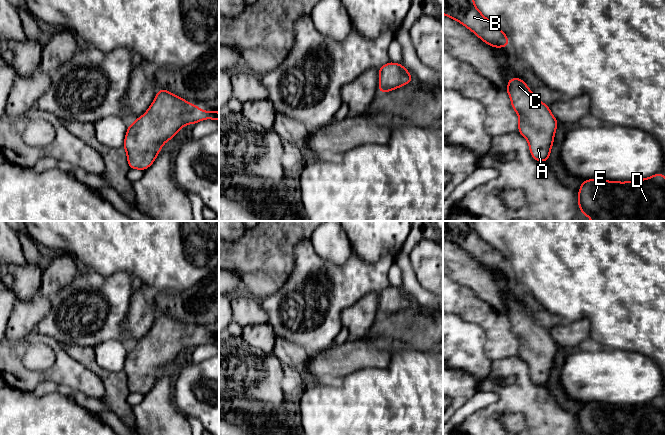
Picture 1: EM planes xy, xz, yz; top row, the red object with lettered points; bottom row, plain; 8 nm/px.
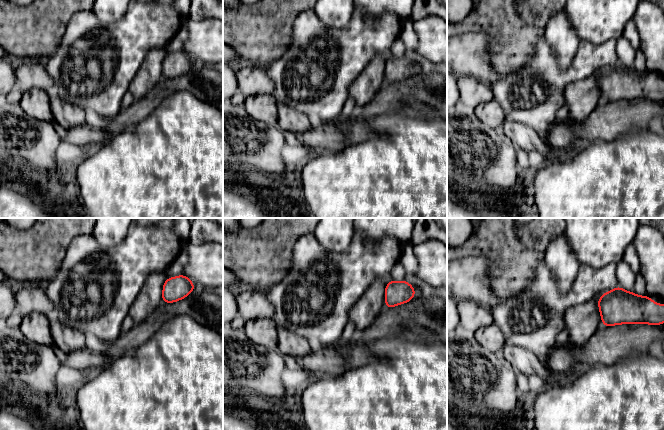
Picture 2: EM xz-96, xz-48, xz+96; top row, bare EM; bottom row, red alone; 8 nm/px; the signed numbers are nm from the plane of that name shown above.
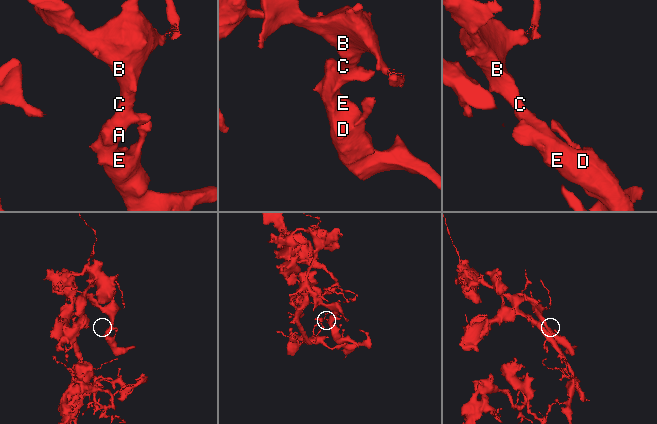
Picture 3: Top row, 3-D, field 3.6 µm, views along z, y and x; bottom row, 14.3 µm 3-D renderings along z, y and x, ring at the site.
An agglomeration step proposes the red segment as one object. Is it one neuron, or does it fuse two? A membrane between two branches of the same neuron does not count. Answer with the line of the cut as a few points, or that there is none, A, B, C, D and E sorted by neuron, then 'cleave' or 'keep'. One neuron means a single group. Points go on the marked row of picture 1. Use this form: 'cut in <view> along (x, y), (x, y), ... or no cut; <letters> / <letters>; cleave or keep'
no cut; A B C D E; keep

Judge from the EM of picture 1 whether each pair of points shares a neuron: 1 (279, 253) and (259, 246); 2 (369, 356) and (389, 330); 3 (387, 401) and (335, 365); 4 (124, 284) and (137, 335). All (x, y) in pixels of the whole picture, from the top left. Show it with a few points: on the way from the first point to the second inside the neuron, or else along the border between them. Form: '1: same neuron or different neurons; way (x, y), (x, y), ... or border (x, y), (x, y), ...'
1: same neuron; way (274, 253), (264, 251)
2: different neurons; border (364, 337), (388, 338), (401, 341), (405, 345)
3: different neurons; border (370, 366), (346, 374), (338, 380), (325, 380)
4: different neurons; border (132, 293), (129, 299), (125, 328)

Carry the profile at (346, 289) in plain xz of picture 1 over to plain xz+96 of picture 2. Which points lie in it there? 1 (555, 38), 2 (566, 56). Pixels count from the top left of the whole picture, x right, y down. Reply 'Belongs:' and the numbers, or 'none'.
Belongs: none

